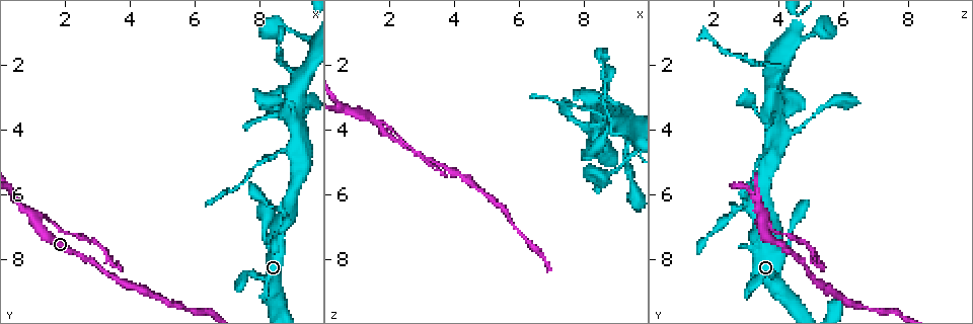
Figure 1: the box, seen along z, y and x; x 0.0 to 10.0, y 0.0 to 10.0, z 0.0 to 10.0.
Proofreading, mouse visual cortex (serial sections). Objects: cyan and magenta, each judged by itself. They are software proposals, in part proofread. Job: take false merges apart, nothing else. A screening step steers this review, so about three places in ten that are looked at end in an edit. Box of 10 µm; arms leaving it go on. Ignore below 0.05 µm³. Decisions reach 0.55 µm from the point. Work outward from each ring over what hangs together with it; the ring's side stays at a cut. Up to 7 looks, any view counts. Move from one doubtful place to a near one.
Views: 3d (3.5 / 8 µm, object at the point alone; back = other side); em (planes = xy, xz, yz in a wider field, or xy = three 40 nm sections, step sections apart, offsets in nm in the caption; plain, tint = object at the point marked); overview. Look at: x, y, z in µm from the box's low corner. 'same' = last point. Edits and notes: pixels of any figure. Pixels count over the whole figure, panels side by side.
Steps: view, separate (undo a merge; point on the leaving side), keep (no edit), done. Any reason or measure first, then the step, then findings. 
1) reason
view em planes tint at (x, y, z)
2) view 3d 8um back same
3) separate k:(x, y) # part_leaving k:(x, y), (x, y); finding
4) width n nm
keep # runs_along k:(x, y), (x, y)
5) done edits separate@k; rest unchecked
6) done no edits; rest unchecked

view 3d 8um at (1.20, 6.75, 3.60)

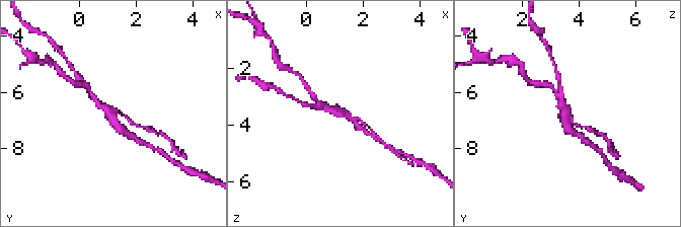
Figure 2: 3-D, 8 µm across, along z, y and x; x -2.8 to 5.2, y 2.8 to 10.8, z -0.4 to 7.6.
view 3d 3.5um same

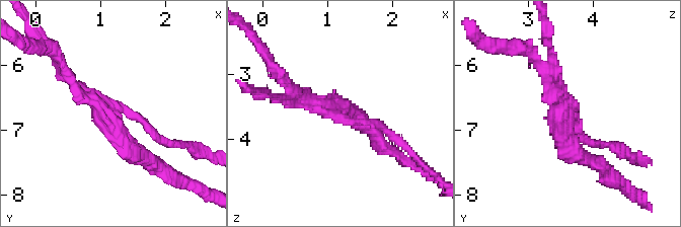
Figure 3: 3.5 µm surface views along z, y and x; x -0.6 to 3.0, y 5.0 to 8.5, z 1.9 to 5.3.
arms 3; arm_widths 150, 200, 200 nm; need the tissue
view em xy step 5 tint at (1.15, 6.80, 3.55)

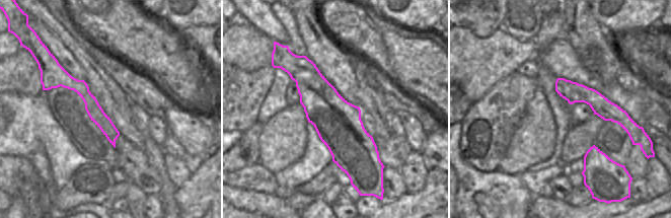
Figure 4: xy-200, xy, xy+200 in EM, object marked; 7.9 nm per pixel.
separate 3:(39, 29) # a second cell is stuck on

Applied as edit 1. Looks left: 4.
abrupt turn
view 3d 3.5um back at (9.20, 4.55, 3.70)

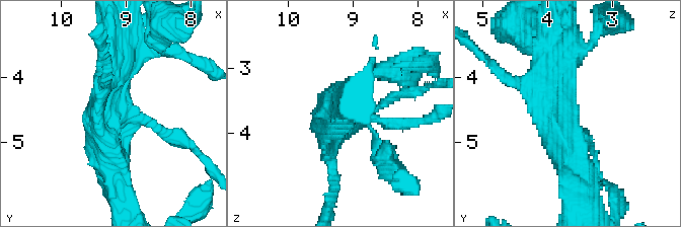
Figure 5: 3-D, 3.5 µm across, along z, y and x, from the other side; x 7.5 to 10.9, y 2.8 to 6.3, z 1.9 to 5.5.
now the EM
view em planes tint at (9.25, 4.55, 3.70)

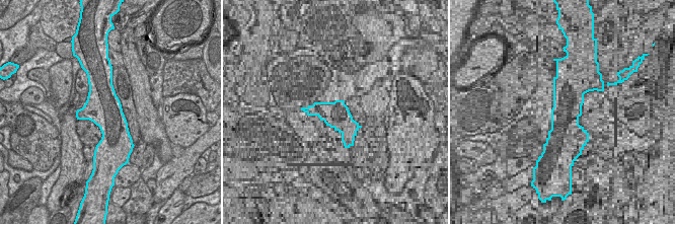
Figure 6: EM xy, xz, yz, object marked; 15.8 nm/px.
view em xy step 5 tint same

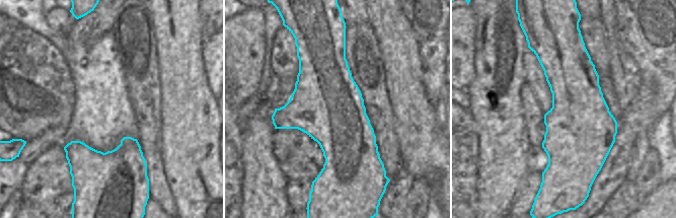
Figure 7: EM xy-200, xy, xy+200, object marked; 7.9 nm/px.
keep # runs_along 5:(578, 174), (564, 137), (561, 47); continuous, no second cell

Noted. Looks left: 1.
done edits separate@3; rest unchecked

